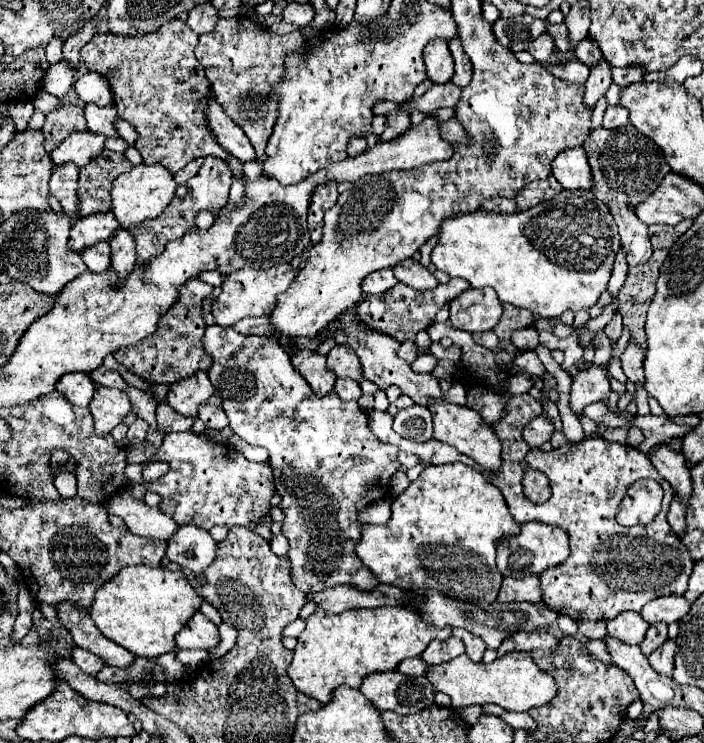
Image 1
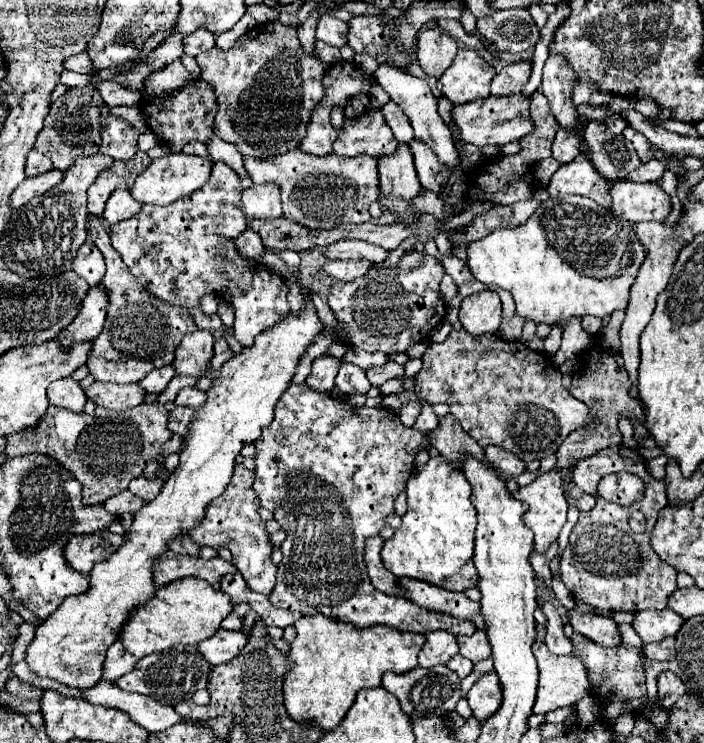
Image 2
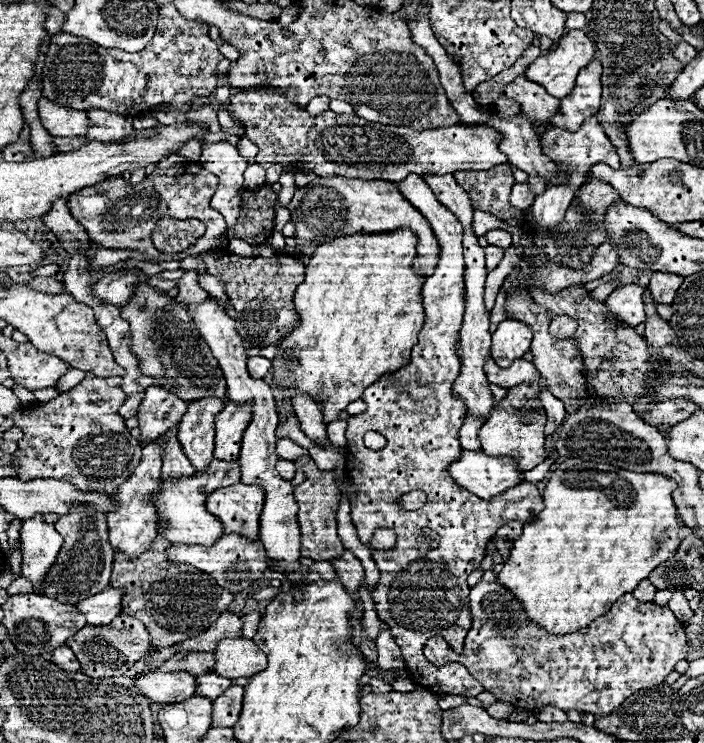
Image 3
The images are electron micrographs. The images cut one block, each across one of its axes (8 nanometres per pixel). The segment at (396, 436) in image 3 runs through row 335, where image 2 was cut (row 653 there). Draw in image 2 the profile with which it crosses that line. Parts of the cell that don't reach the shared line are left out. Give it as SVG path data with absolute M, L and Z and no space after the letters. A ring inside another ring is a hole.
M428 632L426 644L418 654L418 664L422 668L432 668L436 664L446 664L452 656L458 654L456 636L450 632Z

